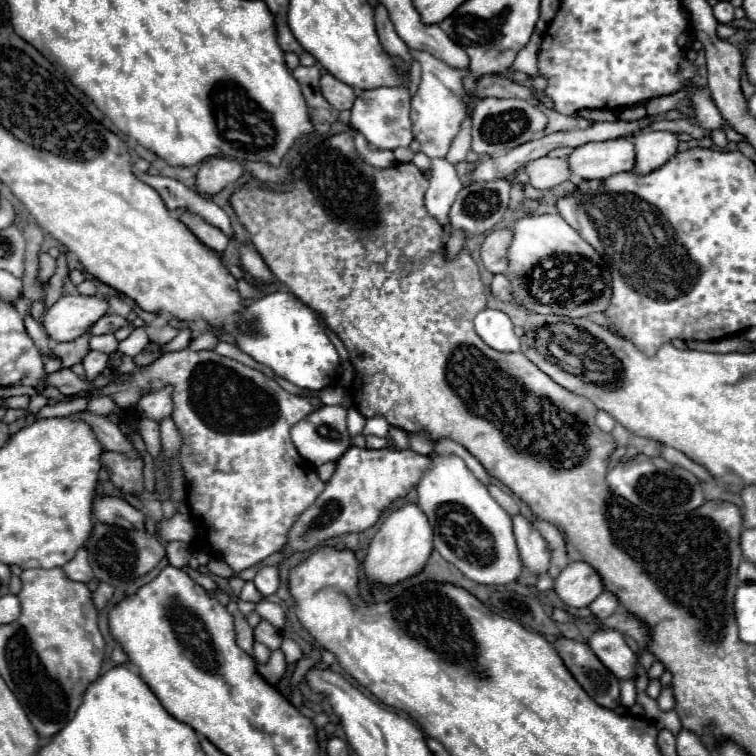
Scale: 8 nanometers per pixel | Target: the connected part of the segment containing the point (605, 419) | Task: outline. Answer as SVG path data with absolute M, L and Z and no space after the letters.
M600 410L600 412L598 412L598 416L596 416L596 424L598 424L604 432L612 432L612 428L616 426L616 420L614 420L608 412Z

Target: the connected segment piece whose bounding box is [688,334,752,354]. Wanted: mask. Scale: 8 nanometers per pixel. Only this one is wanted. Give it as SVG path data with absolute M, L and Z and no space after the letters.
M742 334L724 338L718 342L688 342L688 348L692 350L704 350L704 352L752 352L752 342L748 342Z

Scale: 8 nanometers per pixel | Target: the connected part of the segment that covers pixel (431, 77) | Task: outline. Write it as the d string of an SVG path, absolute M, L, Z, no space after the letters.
M410 50L412 60L420 62L422 66L422 80L418 86L416 96L412 98L412 124L414 124L414 138L420 140L422 152L430 158L444 158L450 142L460 130L460 124L466 116L466 102L468 94L462 88L462 78L468 74L468 70L454 70L446 66L440 58L420 52L420 50Z

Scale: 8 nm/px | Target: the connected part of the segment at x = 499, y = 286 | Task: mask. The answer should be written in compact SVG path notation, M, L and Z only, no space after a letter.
M496 274L496 276L494 276L494 282L492 282L490 290L492 290L492 294L494 294L498 300L514 302L514 300L512 300L514 296L510 294L510 282L508 282L508 278L506 278L504 274Z

